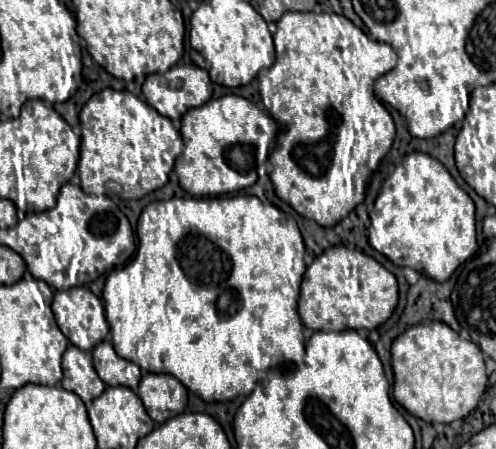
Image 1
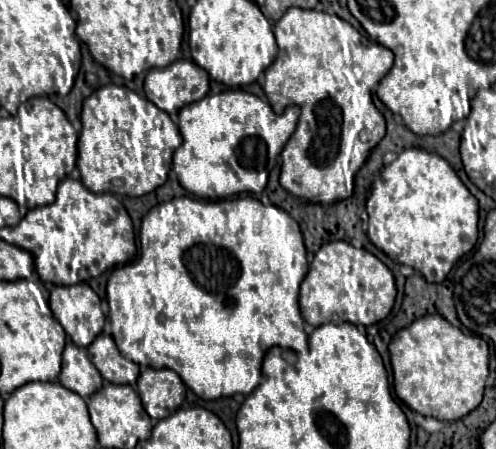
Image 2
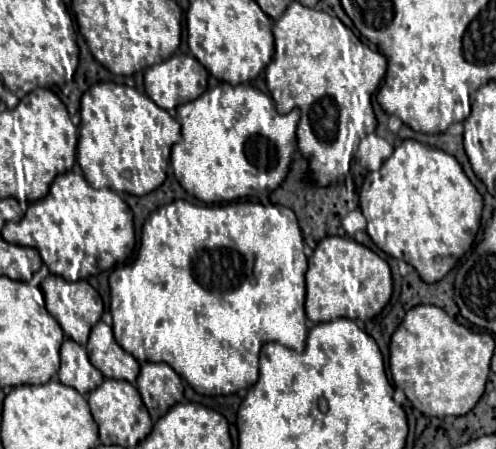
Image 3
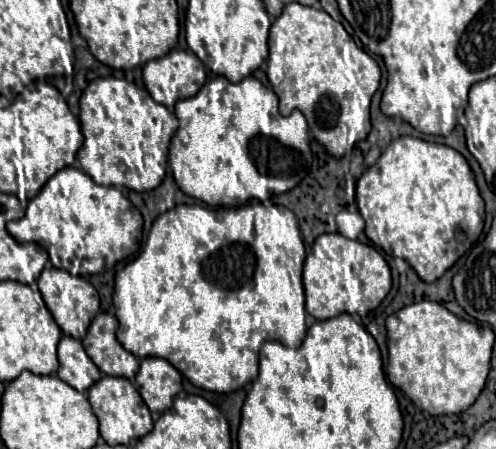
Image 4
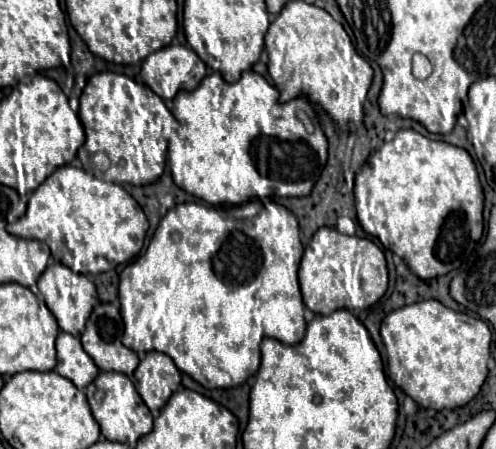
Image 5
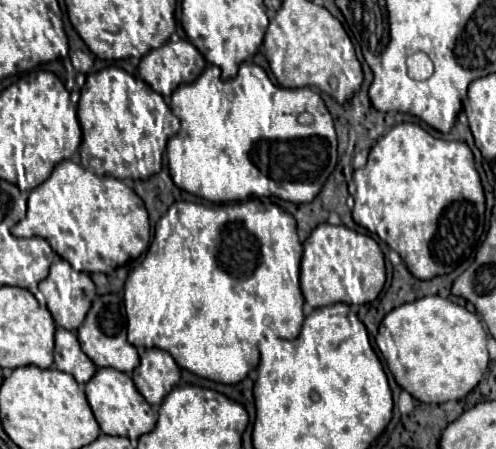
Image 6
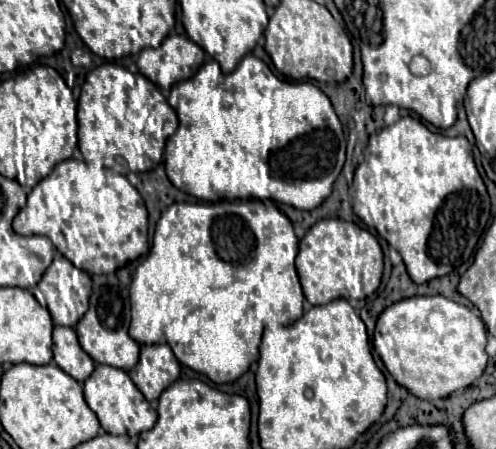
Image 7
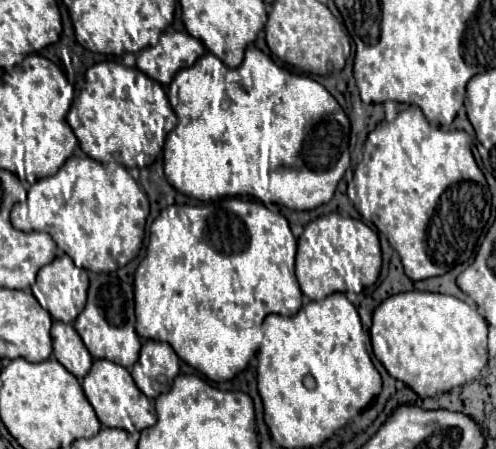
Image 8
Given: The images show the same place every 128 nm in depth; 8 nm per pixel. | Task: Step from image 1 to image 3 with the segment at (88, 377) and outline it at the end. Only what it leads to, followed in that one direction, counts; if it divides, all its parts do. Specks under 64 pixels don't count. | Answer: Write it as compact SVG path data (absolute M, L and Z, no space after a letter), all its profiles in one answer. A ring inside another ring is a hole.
M66 338L60 348L60 360L62 364L58 380L62 384L78 390L80 394L88 394L92 388L96 388L96 384L102 384L104 376L90 364L88 352L82 344L76 344L74 340Z

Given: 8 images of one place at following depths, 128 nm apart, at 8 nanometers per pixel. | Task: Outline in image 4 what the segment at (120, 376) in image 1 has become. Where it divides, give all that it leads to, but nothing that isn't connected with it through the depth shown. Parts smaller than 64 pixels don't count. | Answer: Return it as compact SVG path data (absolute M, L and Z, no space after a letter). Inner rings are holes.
M98 312L88 328L88 334L82 338L82 344L100 372L134 380L140 361L120 346L120 342L116 340L116 330L118 320L114 318L114 314Z

